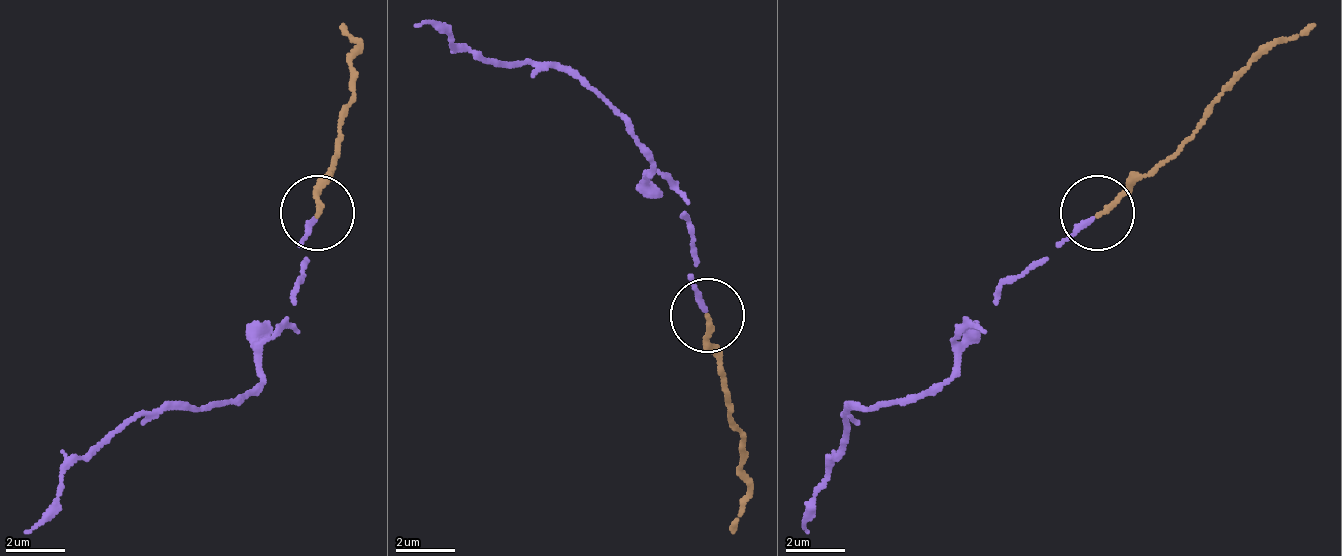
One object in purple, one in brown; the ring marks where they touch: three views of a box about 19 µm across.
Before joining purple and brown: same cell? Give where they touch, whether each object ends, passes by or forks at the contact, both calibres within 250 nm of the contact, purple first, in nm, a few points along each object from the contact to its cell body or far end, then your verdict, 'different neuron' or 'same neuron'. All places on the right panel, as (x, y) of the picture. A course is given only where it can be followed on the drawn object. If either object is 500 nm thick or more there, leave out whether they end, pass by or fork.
(1097, 213) | purple ends | brown ends | 190/170 nm | purple via (1095, 218), (998, 292), (954, 344), (954, 374), (924, 389), (850, 411), (842, 418), (842, 456), (805, 530) | brown via (1095, 211), (1154, 174), (1273, 47), (1317, 25) | same neuron

